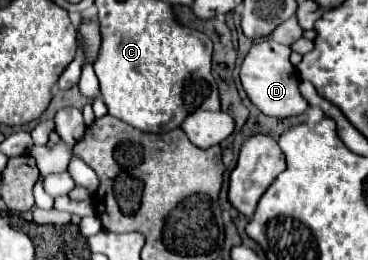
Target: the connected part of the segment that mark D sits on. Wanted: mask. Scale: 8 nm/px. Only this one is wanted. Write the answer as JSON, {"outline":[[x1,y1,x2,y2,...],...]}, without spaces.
{"outline":[[266,39,266,41,256,43,242,63,242,71,240,71,242,87,248,95,248,99,268,117,288,119,294,115,302,115,308,109,306,99,302,99,300,91,298,91,300,75,298,75,296,67,290,63,290,53,292,51,288,45,280,45,272,39]]}

